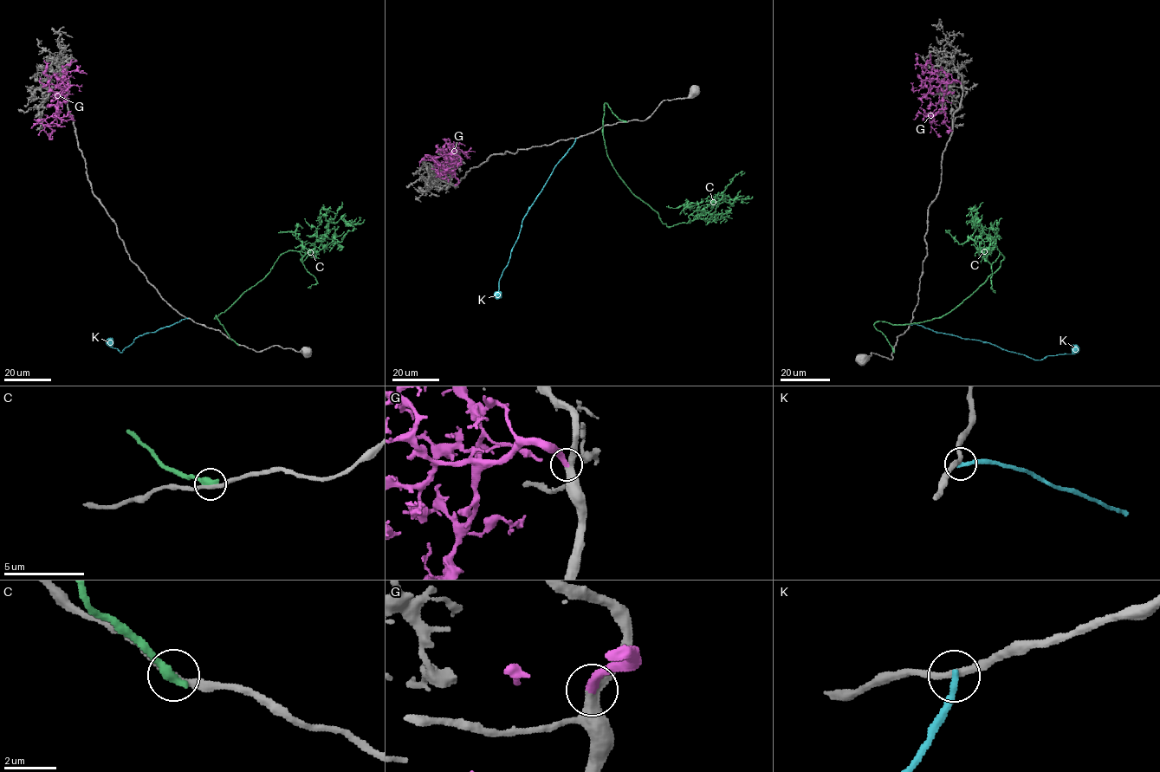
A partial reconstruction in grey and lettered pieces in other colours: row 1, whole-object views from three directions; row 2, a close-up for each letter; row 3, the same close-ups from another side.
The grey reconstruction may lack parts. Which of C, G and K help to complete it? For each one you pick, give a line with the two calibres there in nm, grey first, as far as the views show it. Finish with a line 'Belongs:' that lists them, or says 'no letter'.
G: Thickness 400 nm (grey) against 360 nm
Belongs: G

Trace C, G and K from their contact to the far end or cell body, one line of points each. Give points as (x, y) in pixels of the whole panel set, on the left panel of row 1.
C: (237, 344), (216, 315), (260, 282), (281, 255), (298, 251), (302, 261), (333, 236), (340, 242), (356, 229)
G: (67, 88), (58, 100), (56, 112), (42, 123), (50, 138), (53, 136)
K: (188, 318), (140, 334), (121, 353), (110, 347), (110, 338)

